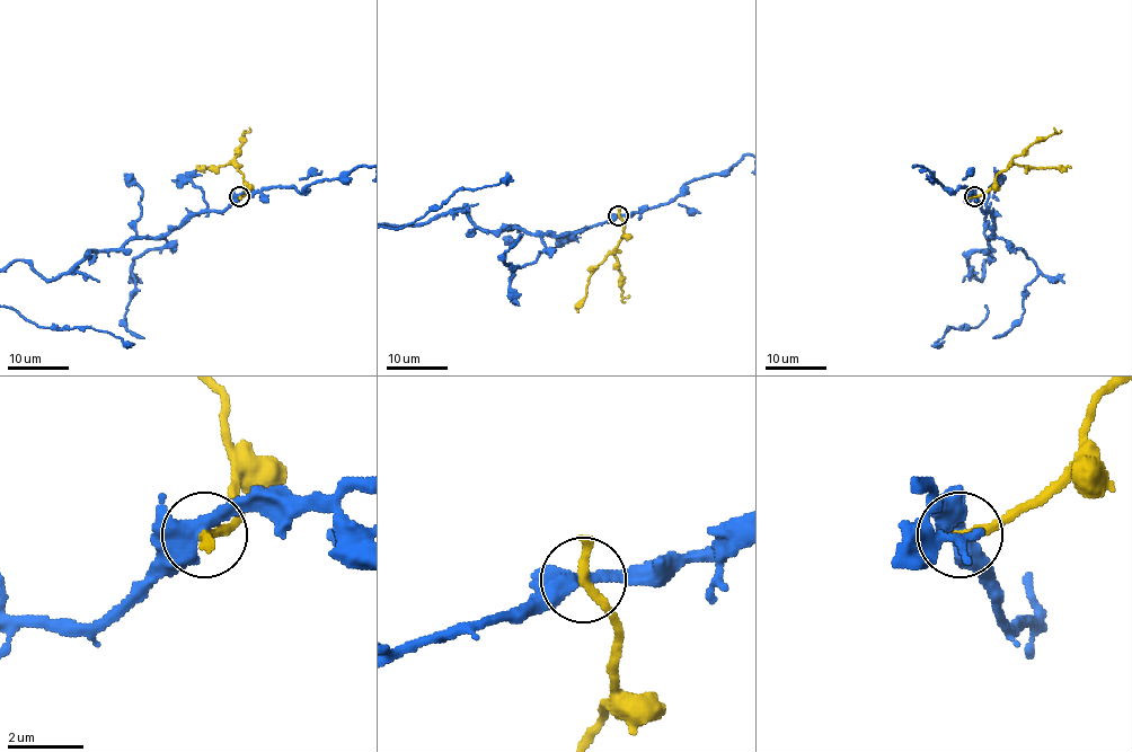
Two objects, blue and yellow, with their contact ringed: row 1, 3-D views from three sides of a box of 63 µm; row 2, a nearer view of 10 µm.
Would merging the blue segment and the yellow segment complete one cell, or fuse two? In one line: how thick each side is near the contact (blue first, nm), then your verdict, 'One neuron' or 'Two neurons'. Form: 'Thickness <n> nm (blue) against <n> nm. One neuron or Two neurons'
Thickness 440 nm (blue) against 320 nm. Two neurons

